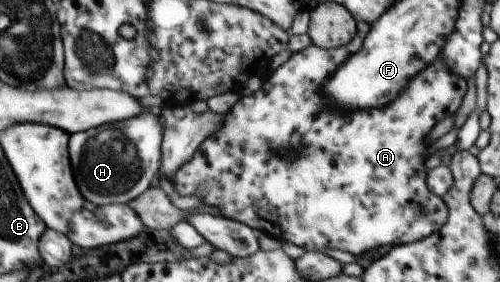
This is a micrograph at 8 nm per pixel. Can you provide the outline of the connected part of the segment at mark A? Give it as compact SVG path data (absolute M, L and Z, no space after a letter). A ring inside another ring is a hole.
M363 21L357 23L356 34L348 44L329 49L323 49L318 45L311 44L304 50L297 53L292 53L289 59L278 67L275 72L268 75L261 87L252 95L241 96L235 103L235 107L224 113L222 126L217 131L207 137L199 149L191 157L191 161L188 161L185 165L182 165L175 171L175 175L171 175L170 181L173 184L175 191L181 196L196 196L202 201L202 205L215 207L219 209L220 216L244 223L254 230L258 230L259 233L267 235L267 237L273 236L275 239L281 242L289 241L303 247L306 251L325 251L326 249L337 249L343 252L353 253L357 256L359 253L365 253L365 249L373 249L373 247L383 247L385 245L391 245L392 247L398 245L405 245L406 243L413 243L414 241L421 241L433 233L437 233L438 229L441 229L445 223L447 223L448 209L442 198L437 197L427 185L427 168L425 161L427 161L427 150L431 143L427 141L431 129L435 127L438 121L445 119L449 115L453 115L457 112L457 109L461 106L463 97L467 92L467 79L459 77L459 75L453 75L447 65L443 63L441 57L437 57L433 63L430 63L423 71L420 71L407 83L407 87L399 93L399 97L395 101L391 101L389 105L381 107L381 109L371 109L371 111L355 111L355 113L343 113L339 109L325 109L325 107L331 107L329 101L323 97L321 93L321 85L337 71L339 65L343 65L351 55L357 53L361 47L367 33L371 29L371 24ZM281 147L285 149L297 149L297 159L287 163L285 157L281 157L281 153L278 153Z

